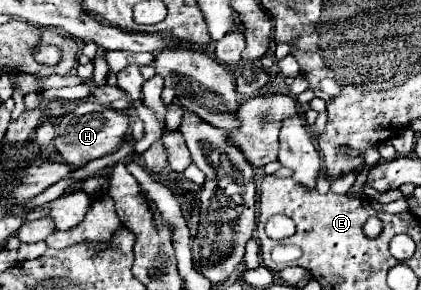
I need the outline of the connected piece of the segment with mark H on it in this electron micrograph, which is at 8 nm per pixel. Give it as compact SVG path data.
M83 103L73 113L67 113L59 119L55 147L67 165L83 167L85 163L119 149L125 141L127 129L129 129L129 117L125 117L123 111L103 109L103 107L97 107L97 111L93 111L91 103Z

